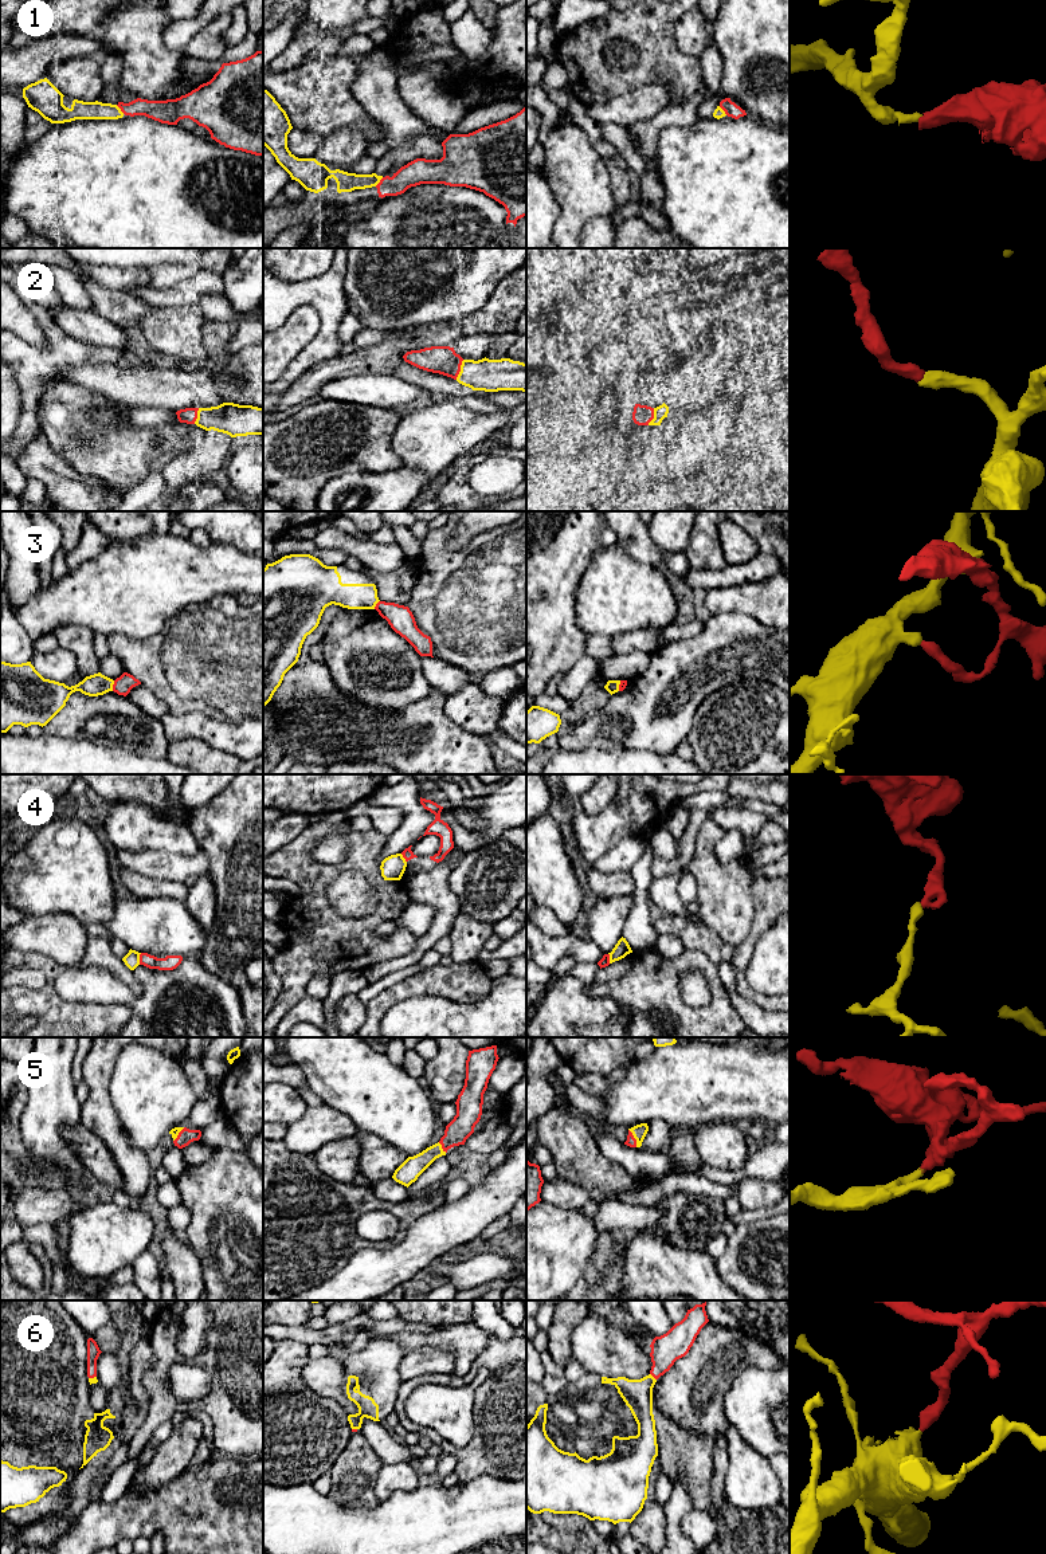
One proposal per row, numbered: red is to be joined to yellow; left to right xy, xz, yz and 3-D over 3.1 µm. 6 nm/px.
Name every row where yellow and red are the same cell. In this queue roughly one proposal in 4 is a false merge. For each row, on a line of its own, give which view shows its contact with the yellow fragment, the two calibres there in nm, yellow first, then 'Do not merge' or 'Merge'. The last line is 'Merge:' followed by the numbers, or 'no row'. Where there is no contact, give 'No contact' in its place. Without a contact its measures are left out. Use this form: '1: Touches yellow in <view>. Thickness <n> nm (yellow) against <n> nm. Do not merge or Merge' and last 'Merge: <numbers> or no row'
1: Touches yellow in xy. Thickness 110 nm (yellow) against 130 nm. Merge
2: Touches yellow in xz. Thickness 190 nm (yellow) against 170 nm. Merge
3: Touches yellow in xy. Thickness 130 nm (yellow) against 110 nm. Do not merge
4: Touches yellow in xy. Thickness 100 nm (yellow) against 90 nm. Do not merge
5: Touches yellow in yz. Thickness 90 nm (yellow) against 60 nm. Merge
6: Touches yellow in yz. Thickness 180 nm (yellow) against 180 nm. Merge
Merge: 1, 2, 5, 6

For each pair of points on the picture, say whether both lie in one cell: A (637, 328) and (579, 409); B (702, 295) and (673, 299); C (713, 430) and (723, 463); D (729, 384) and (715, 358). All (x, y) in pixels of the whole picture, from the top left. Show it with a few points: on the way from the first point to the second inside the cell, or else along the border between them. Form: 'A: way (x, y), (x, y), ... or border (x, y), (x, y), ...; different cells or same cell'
A: border (627, 305), (623, 313), (622, 330), (616, 337); different cells
B: way (696, 298), (680, 299); same cell
C: border (728, 444), (713, 452), (693, 470); different cells
D: border (737, 358), (721, 372), (721, 381), (710, 400); different cells

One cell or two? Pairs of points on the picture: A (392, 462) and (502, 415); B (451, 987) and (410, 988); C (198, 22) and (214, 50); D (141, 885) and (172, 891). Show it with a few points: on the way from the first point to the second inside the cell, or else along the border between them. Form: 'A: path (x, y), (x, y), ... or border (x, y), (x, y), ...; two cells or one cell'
A: border (396, 427), (392, 435), (392, 451), (403, 466); two cells
B: path (441, 987), (420, 987); one cell
C: border (228, 14), (220, 14), (211, 19), (184, 48); two cells
D: path (149, 887), (164, 889); one cell

